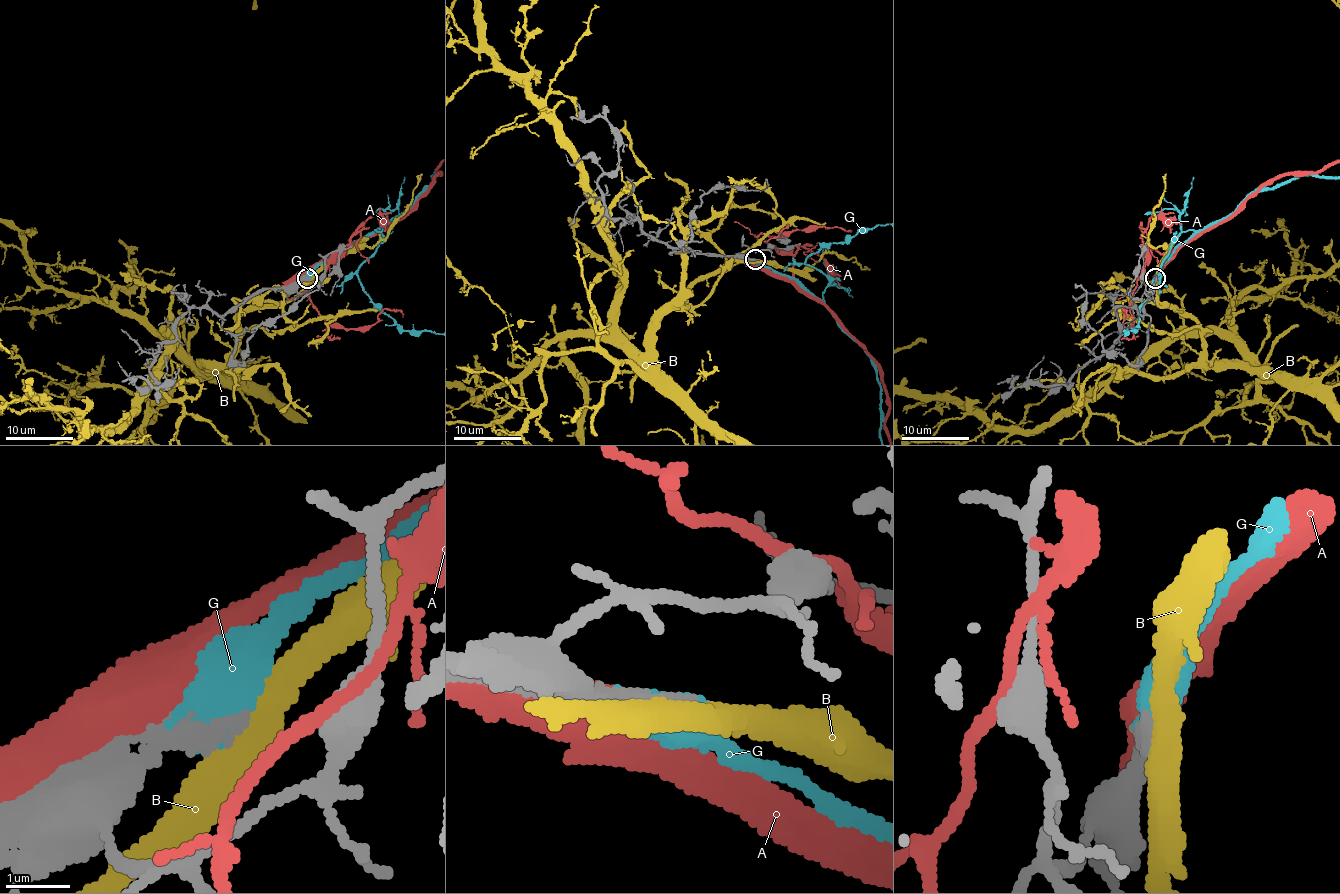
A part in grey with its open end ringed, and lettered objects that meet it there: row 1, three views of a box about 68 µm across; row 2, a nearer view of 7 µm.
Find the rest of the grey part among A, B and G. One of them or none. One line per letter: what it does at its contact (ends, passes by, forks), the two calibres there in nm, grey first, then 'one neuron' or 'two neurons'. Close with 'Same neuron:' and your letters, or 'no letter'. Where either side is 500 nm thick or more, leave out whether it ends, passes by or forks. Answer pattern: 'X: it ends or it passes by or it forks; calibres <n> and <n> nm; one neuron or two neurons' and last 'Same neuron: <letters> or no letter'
A: calibres 420 and 550 nm; two neurons
B: it passes by; calibres 380 and 440 nm; two neurons
G: calibres 460 and 550 nm; one neuron
Same neuron: G

